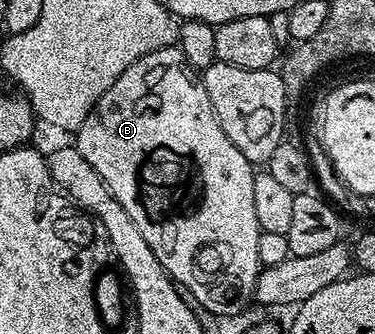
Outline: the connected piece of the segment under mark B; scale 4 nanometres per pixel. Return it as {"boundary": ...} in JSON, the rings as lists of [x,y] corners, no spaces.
{"boundary":[[[178,46],[153,50],[128,66],[93,106],[73,144],[101,174],[125,214],[133,218],[163,269],[189,296],[191,291],[190,299],[200,309],[215,316],[235,316],[252,303],[261,267],[257,258],[259,223],[253,207],[256,169],[221,130],[202,79]]]}

